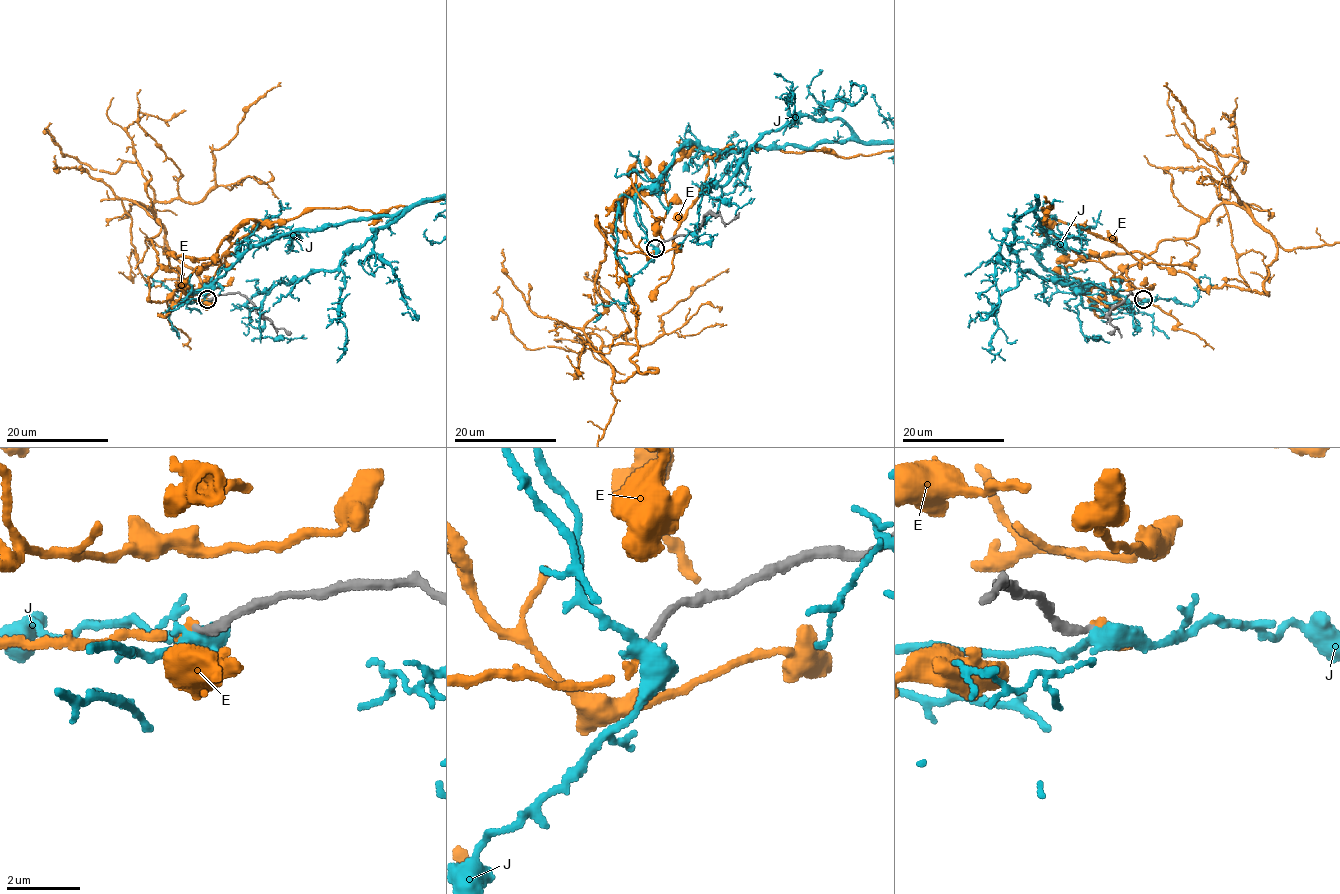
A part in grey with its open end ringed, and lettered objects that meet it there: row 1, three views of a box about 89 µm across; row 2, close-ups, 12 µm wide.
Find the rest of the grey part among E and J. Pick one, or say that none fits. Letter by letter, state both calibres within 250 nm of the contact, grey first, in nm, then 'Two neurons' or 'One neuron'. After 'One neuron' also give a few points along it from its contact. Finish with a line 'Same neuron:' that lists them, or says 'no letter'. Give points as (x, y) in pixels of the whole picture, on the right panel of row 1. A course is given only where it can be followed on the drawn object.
E: Thickness 220 nm (grey) against 240 nm. One neuron
J: Thickness 220 nm (grey) against 440 nm. Two neurons
Same neuron: E

